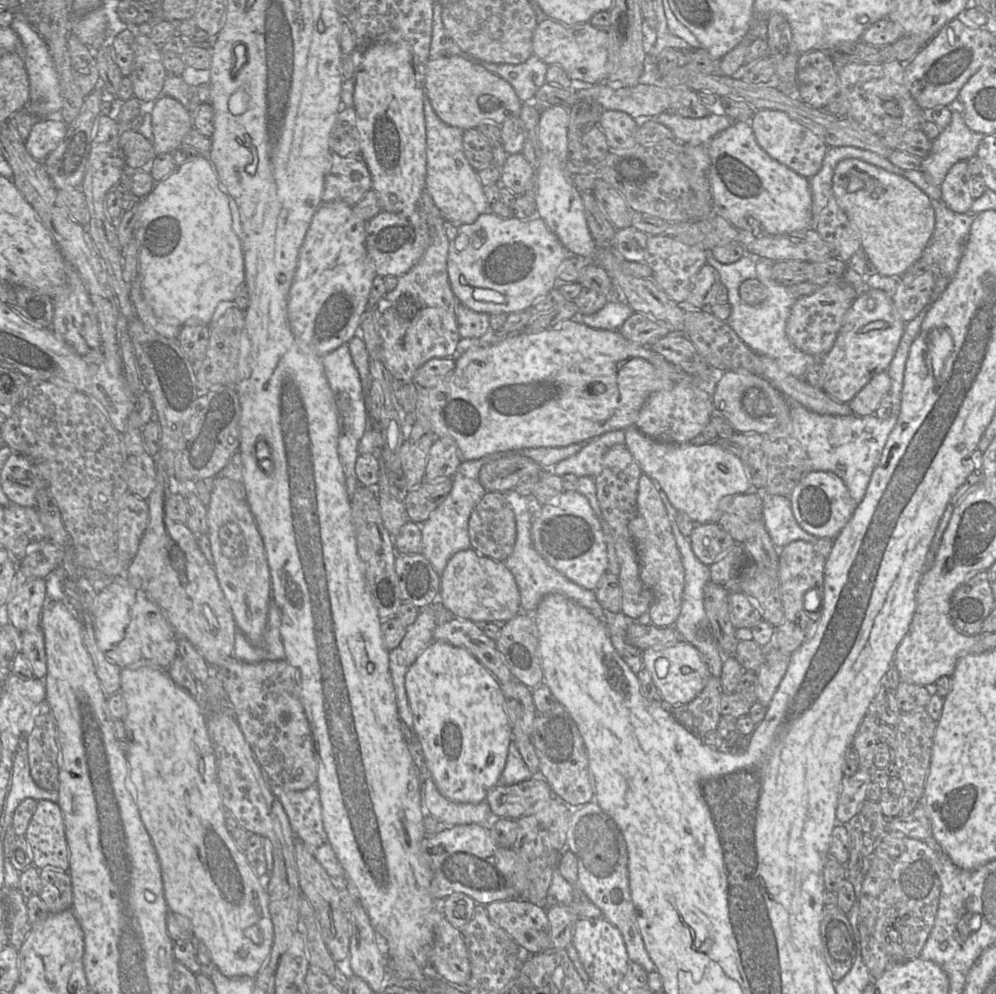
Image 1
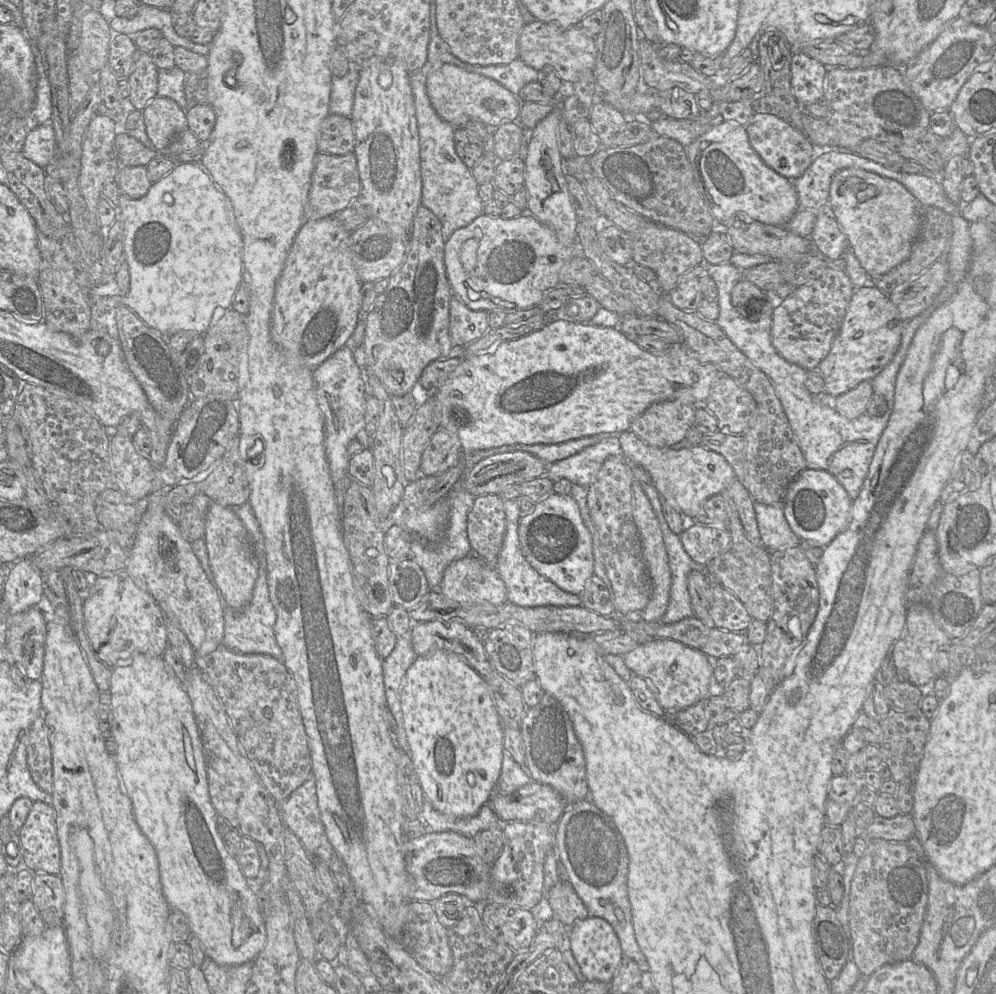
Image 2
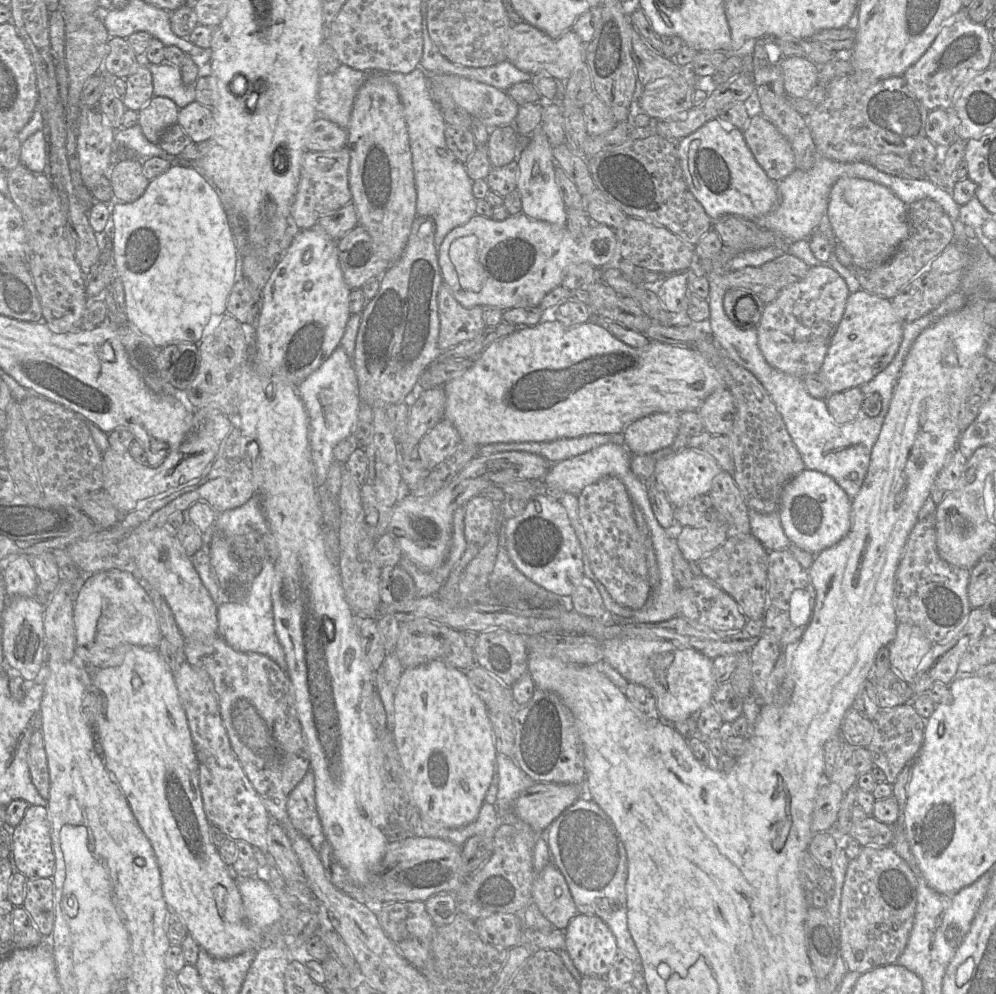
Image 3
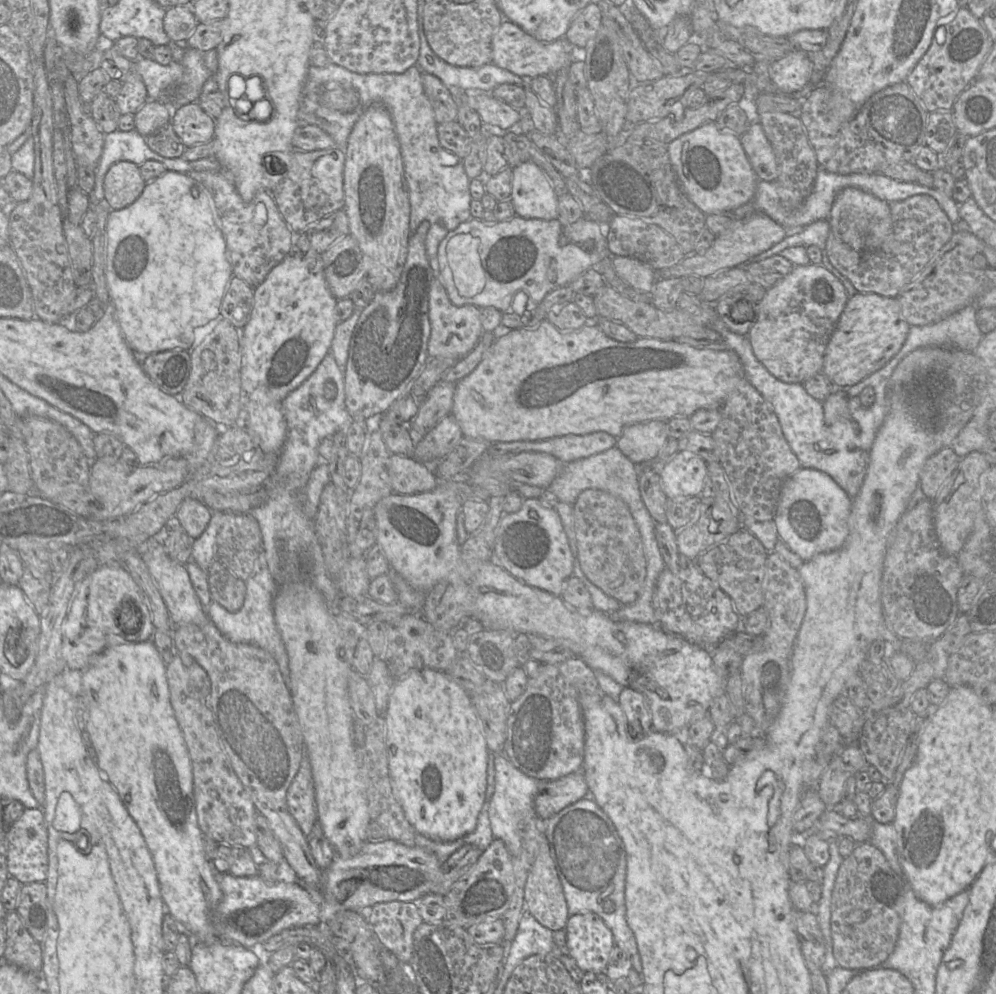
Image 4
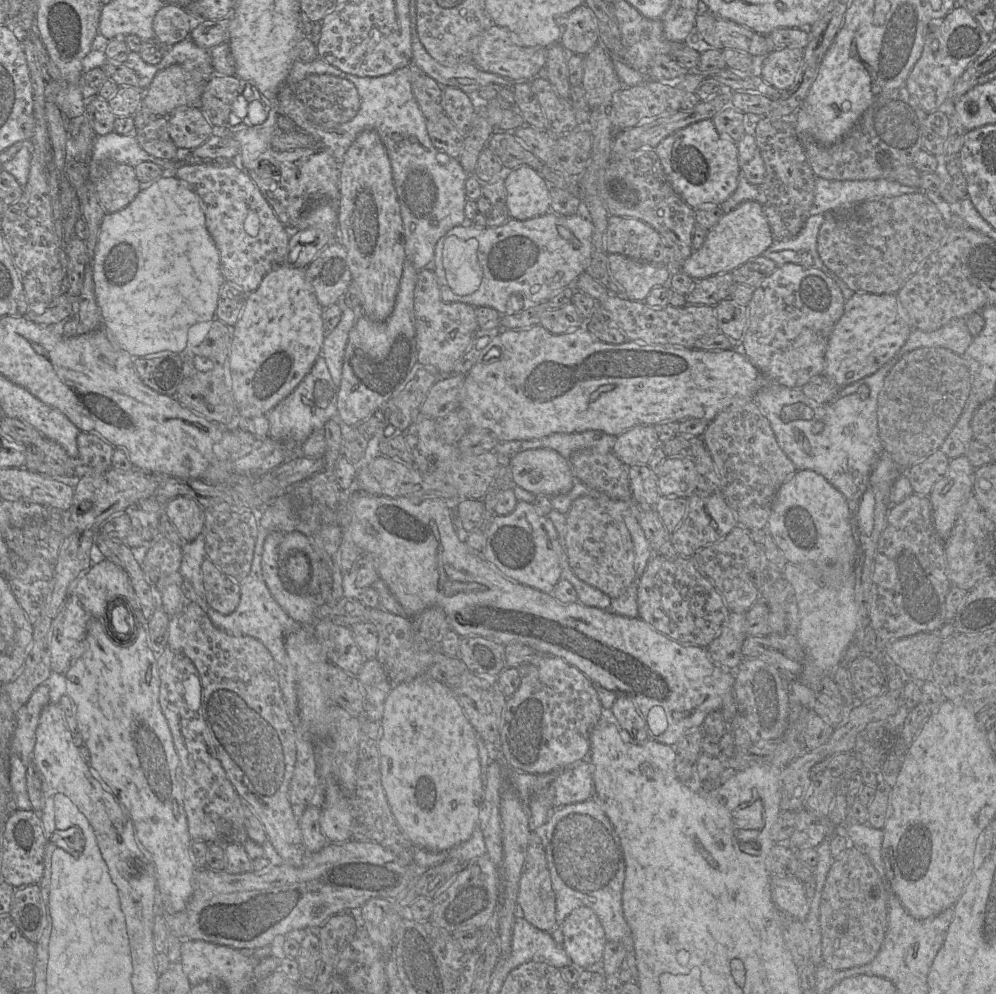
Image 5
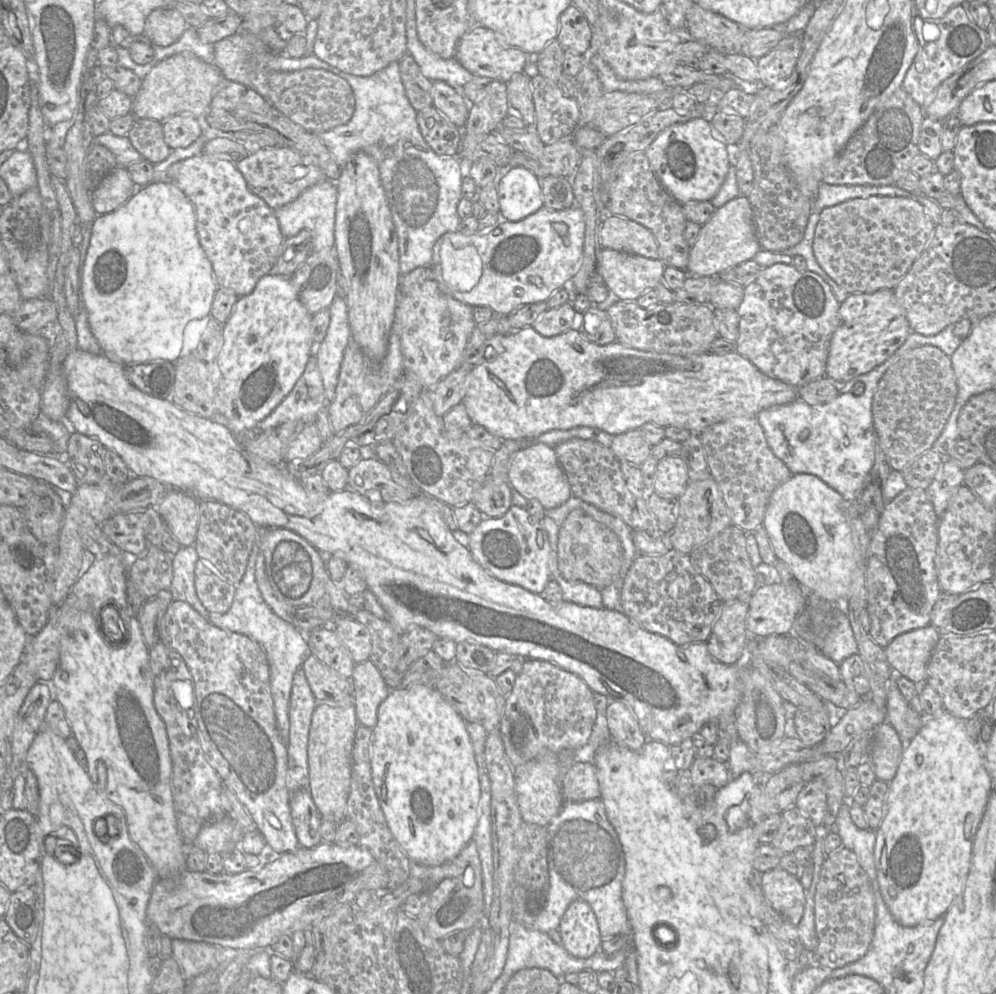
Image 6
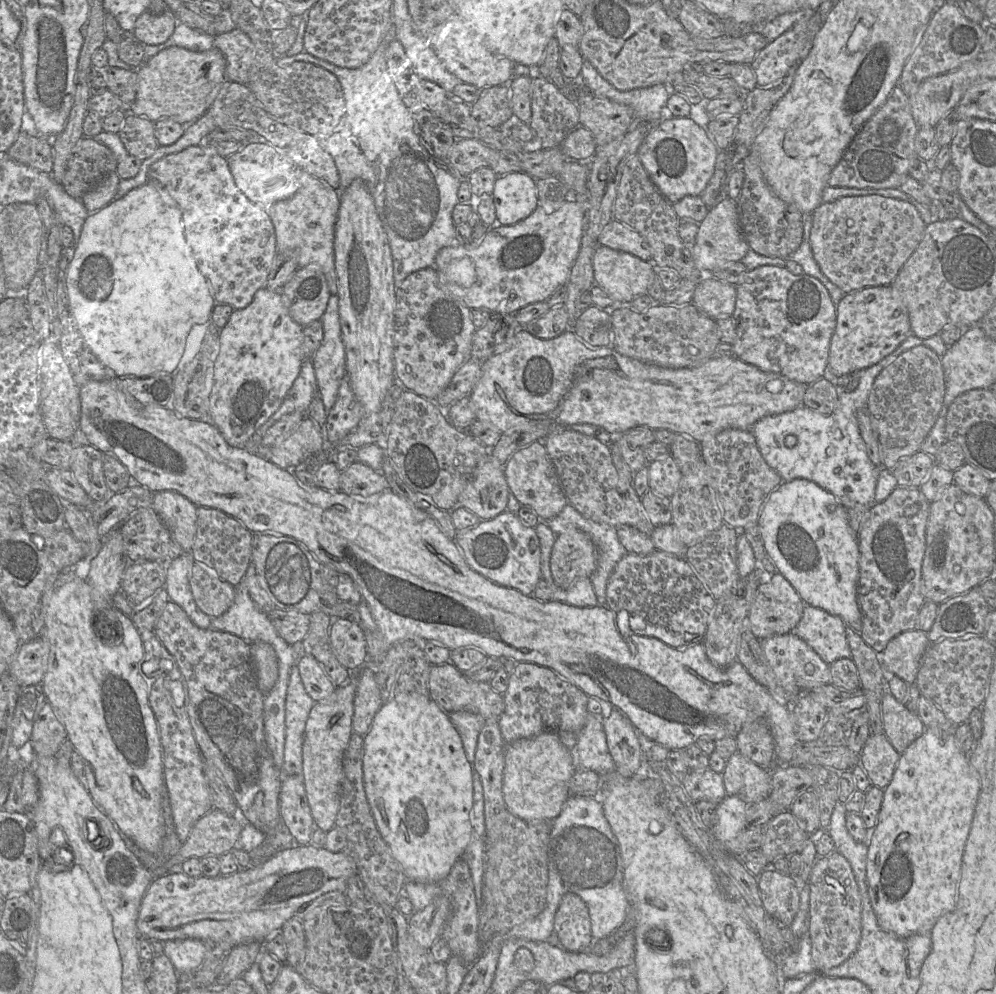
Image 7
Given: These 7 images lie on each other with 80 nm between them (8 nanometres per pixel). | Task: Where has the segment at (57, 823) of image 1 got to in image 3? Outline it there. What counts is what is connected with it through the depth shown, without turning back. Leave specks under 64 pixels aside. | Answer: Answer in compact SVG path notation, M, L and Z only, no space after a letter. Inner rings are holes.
M30 805L22 821L13 829L11 855L15 871L28 879L52 877L55 854L47 807Z

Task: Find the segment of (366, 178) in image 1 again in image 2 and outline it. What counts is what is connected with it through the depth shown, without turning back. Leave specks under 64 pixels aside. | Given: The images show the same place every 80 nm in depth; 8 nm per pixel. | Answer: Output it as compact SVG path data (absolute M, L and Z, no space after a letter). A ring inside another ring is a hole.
M318 152L312 173L311 187L305 208L305 220L334 217L348 207L361 194L361 179L355 154L333 155Z

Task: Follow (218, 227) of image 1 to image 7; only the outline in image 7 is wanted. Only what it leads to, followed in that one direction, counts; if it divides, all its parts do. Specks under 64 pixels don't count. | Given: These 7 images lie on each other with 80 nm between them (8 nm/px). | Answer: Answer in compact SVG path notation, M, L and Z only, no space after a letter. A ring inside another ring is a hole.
M152 183L135 188L121 198L115 198L107 206L92 213L83 225L79 240L74 249L74 255L66 272L66 290L70 310L75 318L77 328L83 339L84 347L92 352L98 360L110 368L116 376L121 375L147 375L156 371L172 373L173 358L184 353L186 336L194 324L210 323L210 314L214 305L214 298L204 276L199 271L192 250L188 245L182 220L182 212L177 205L168 206L163 202L161 187Z

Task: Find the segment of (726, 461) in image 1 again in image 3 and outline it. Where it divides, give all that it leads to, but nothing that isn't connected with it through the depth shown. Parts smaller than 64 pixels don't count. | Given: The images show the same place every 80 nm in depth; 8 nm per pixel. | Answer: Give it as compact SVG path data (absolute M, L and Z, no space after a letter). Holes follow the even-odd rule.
M685 447L679 452L657 460L653 480L663 488L671 504L680 507L697 496L708 494L714 477L721 470L717 462L708 454Z

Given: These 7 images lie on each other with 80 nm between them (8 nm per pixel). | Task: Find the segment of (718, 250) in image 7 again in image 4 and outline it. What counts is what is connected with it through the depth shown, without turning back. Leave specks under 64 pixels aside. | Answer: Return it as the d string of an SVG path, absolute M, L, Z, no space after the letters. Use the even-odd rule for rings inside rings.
M764 213L733 221L727 229L716 236L713 244L704 254L688 254L673 267L656 270L658 279L699 276L706 278L719 271L743 266L748 261L771 248L786 236L786 229Z

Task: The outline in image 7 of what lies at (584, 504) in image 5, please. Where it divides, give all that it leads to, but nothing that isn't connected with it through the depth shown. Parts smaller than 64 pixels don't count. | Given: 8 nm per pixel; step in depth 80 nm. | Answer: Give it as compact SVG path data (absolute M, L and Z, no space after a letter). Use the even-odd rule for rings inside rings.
M571 529L557 535L550 557L554 582L566 589L579 578L590 578L597 559L596 546L587 533Z

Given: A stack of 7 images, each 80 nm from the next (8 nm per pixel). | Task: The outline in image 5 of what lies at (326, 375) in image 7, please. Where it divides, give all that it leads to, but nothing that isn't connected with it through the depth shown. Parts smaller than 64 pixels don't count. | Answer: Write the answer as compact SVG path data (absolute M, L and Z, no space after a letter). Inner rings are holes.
M343 295L337 301L341 309L338 325L325 336L320 356L325 359L334 384L339 388L349 333L356 323L356 312L345 303Z

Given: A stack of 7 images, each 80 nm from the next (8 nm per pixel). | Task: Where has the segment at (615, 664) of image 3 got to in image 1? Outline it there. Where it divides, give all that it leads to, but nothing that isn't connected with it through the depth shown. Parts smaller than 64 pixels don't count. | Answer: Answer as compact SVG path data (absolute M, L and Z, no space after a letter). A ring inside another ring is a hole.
M680 641L662 649L642 651L643 668L646 669L667 707L688 704L705 688L711 672L701 653L690 643Z

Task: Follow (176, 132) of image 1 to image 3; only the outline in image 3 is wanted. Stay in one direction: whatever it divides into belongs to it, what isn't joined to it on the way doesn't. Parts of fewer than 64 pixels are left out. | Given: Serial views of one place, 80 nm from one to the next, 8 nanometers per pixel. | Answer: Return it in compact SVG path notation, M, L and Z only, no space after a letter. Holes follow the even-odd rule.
M154 96L138 111L138 125L157 144L162 133L177 123L179 107L168 97Z

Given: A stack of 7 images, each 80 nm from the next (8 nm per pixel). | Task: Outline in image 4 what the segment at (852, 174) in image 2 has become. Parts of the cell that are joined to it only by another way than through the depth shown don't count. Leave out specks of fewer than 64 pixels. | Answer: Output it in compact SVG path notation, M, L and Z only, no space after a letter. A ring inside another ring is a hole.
M858 188L841 190L833 203L829 222L831 231L856 251L876 251L893 230L890 203Z

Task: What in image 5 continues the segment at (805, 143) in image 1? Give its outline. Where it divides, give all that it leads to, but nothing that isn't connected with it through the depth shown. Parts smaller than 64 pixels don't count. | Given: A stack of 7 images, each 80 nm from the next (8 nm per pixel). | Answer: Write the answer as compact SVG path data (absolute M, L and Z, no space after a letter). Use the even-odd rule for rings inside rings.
M746 133L737 146L741 175L749 183L759 186L764 180L766 168L755 136Z

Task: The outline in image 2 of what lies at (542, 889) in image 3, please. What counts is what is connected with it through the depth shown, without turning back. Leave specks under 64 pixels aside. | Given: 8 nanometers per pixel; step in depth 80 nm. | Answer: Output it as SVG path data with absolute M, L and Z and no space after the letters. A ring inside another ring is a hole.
M560 880L545 894L554 917L566 927L571 927L576 920L584 919L589 912L569 881Z

